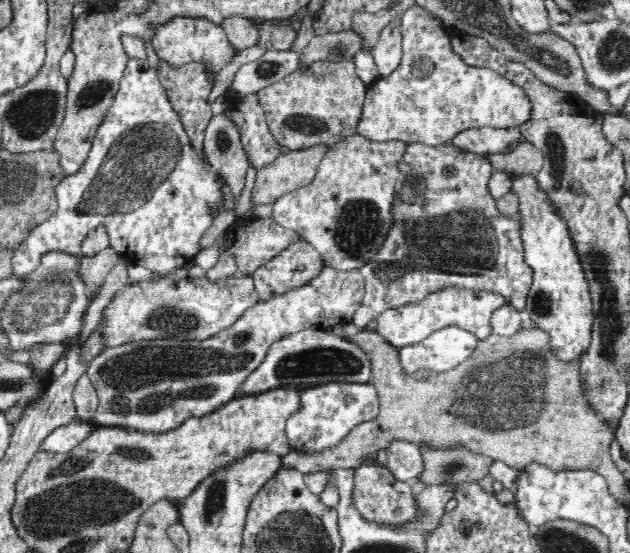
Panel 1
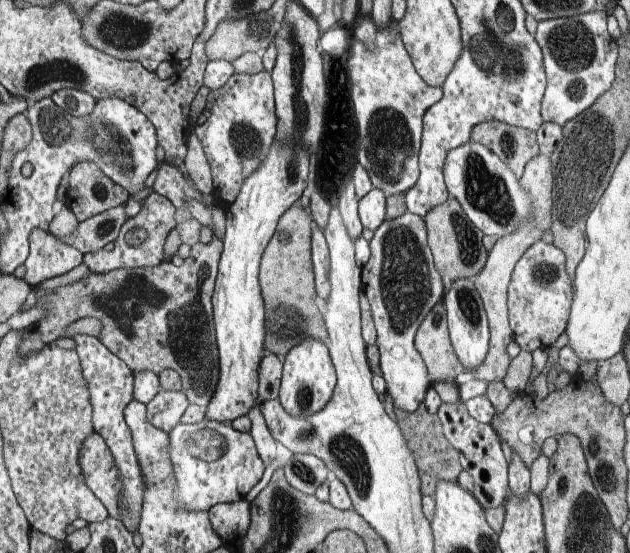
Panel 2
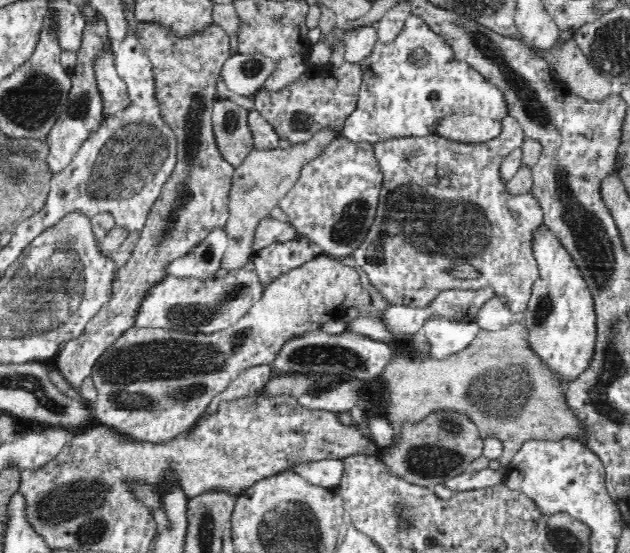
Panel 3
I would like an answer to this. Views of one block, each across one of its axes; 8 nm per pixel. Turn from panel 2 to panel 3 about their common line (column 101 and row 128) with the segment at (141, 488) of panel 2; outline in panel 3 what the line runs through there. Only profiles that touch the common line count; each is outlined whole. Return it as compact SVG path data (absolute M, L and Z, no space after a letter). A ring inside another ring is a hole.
M410 15L392 41L378 39L370 52L356 61L361 70L357 107L344 120L339 135L350 143L375 143L389 137L424 136L436 132L437 121L447 113L472 113L481 117L501 116L495 88L472 65L458 60L443 36L433 32L419 16Z

